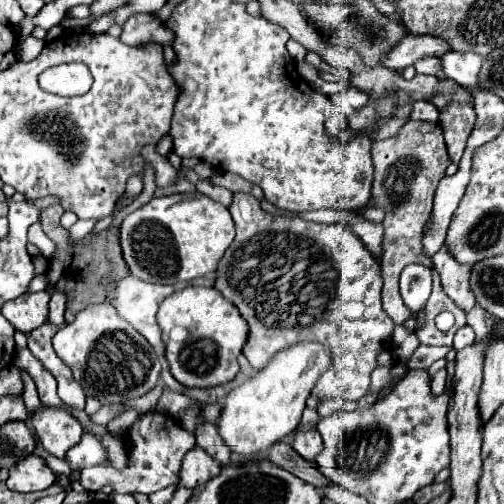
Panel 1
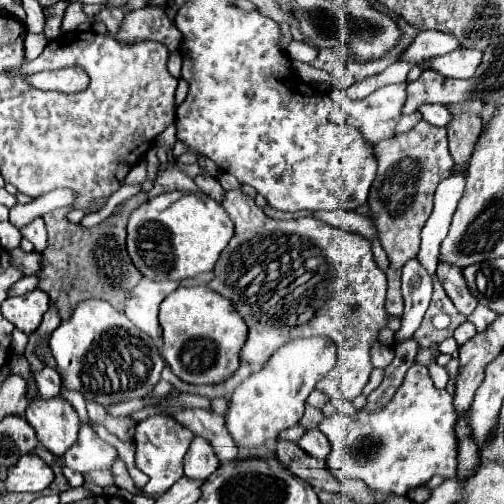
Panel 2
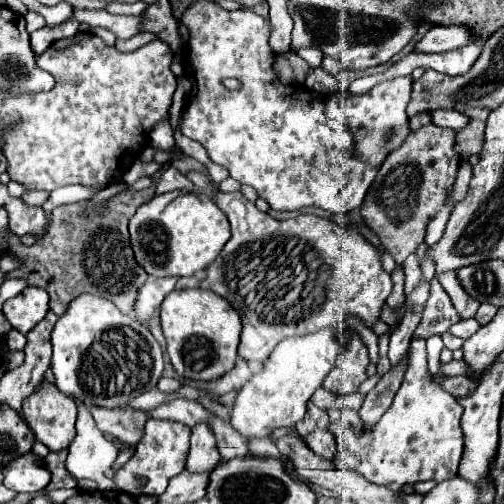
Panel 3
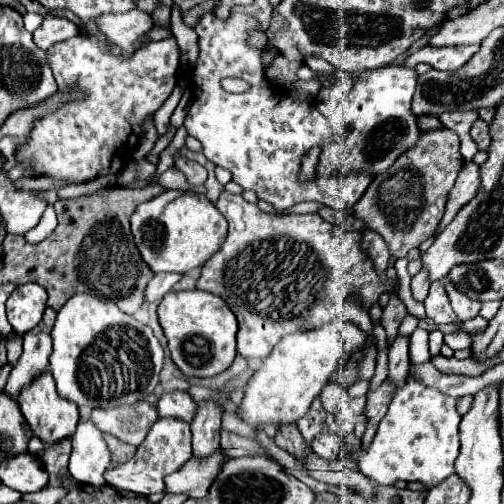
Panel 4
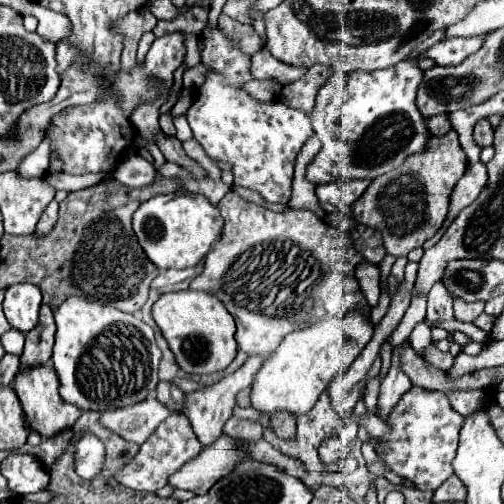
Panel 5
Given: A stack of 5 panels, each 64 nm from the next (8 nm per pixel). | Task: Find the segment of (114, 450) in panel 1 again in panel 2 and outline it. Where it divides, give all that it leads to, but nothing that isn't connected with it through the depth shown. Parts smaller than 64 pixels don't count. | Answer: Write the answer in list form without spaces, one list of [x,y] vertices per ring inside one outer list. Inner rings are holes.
[[[120,458],[112,466],[112,476],[114,477],[115,484],[119,488],[126,489],[134,495],[139,494],[126,466],[124,466],[124,462]]]

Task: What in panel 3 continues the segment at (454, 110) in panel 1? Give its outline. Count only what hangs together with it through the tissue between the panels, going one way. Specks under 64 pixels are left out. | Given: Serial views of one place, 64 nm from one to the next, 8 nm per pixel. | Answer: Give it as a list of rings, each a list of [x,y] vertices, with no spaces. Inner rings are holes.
[[[470,120],[470,124],[456,132],[456,152],[466,160],[472,154],[478,154],[484,144],[484,122]]]

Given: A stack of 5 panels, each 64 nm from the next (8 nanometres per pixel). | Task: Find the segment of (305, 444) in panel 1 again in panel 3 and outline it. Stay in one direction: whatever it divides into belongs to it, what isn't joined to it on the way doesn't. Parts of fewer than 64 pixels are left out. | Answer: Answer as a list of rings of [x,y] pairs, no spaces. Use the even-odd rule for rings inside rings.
[[[320,430],[320,432],[312,432],[306,440],[310,450],[314,450],[318,456],[332,460],[336,456],[336,440],[328,430]]]

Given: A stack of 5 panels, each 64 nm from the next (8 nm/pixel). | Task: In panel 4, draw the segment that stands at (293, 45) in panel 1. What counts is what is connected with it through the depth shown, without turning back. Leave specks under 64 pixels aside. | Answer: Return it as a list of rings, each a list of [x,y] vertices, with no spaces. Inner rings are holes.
[[[310,56],[305,63],[314,71],[318,72],[318,74],[322,74],[322,76],[326,76],[326,78],[334,78],[334,68],[326,62],[326,60],[322,58],[316,58],[316,56]]]

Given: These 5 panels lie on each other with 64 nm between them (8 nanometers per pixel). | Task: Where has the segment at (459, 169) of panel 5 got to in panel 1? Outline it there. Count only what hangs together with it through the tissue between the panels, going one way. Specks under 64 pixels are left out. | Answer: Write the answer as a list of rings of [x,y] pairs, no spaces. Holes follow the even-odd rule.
[[[408,120],[394,138],[376,140],[372,144],[372,160],[374,160],[372,200],[374,200],[376,208],[384,210],[384,220],[382,220],[382,226],[384,226],[382,306],[396,324],[404,324],[404,320],[410,316],[410,312],[402,302],[400,290],[398,290],[398,278],[406,264],[412,264],[412,262],[418,262],[424,266],[432,264],[422,254],[422,228],[432,212],[434,190],[436,190],[438,182],[446,176],[446,168],[450,166],[444,132],[438,124]]]

